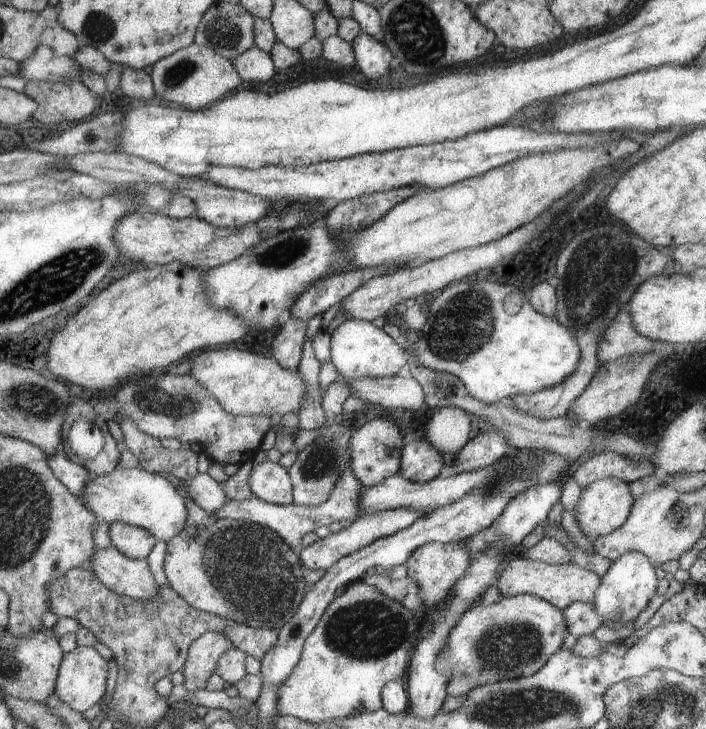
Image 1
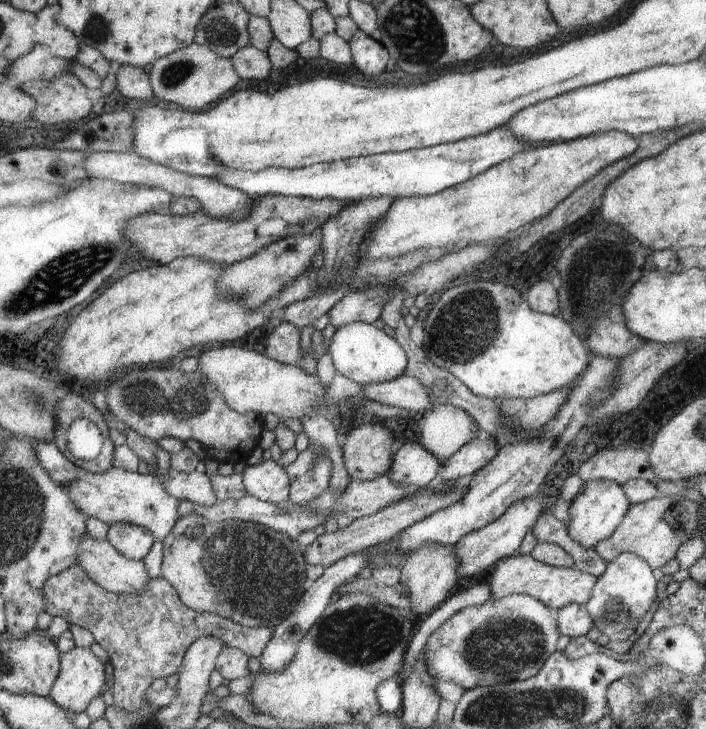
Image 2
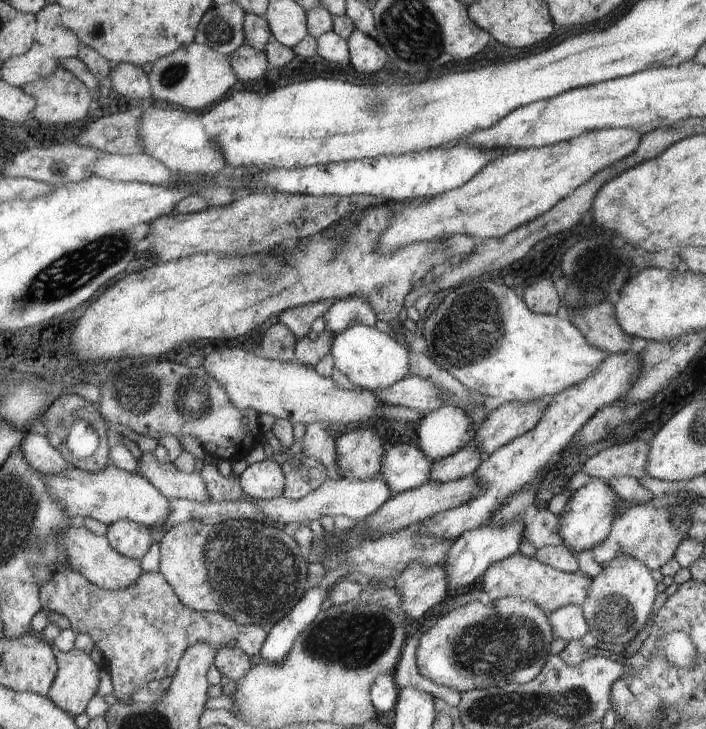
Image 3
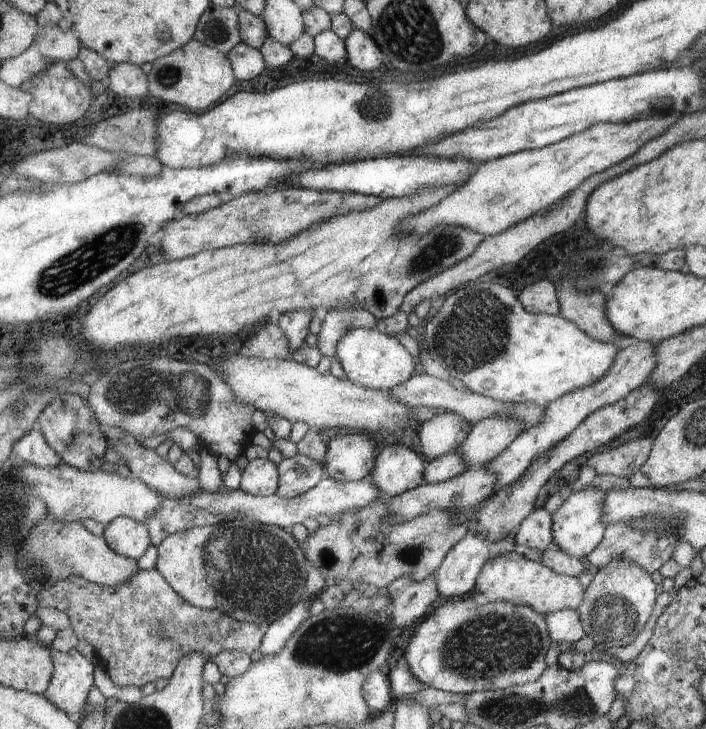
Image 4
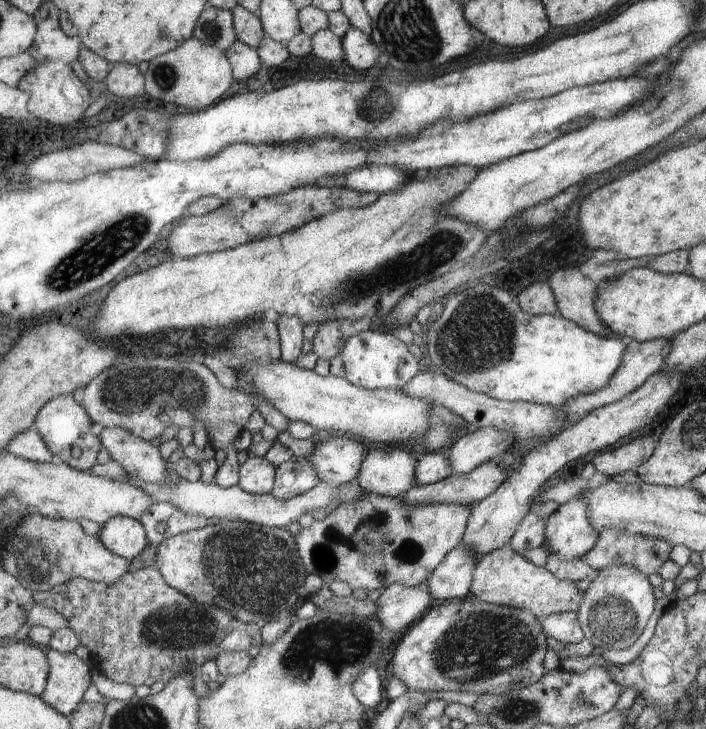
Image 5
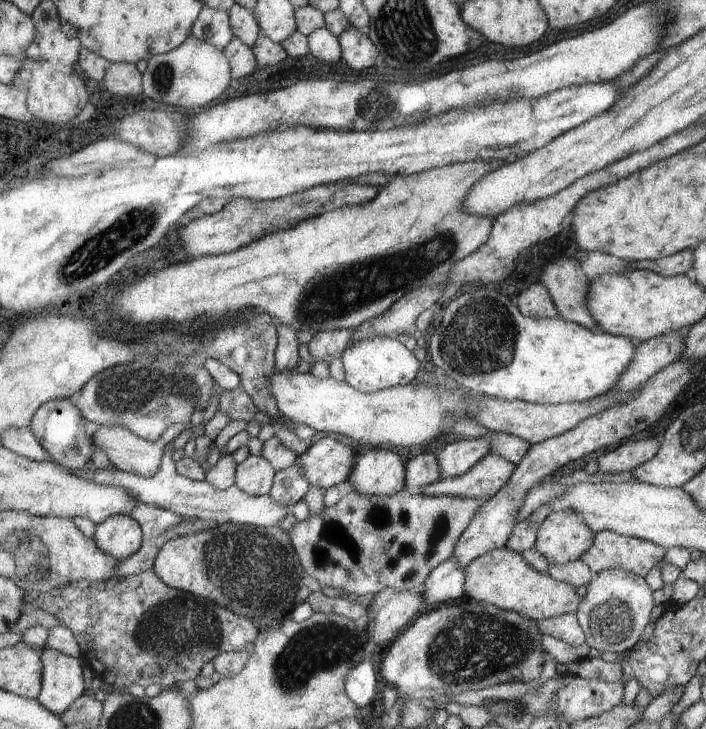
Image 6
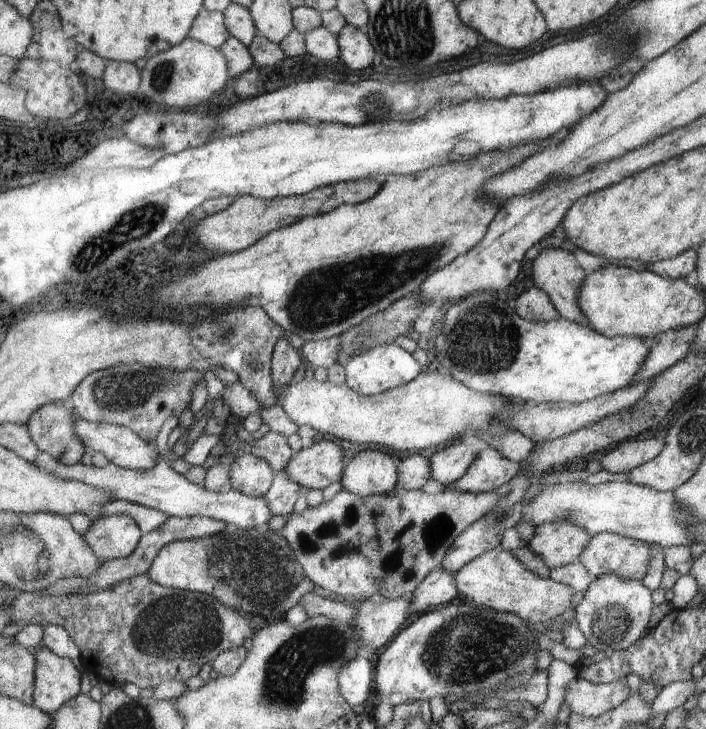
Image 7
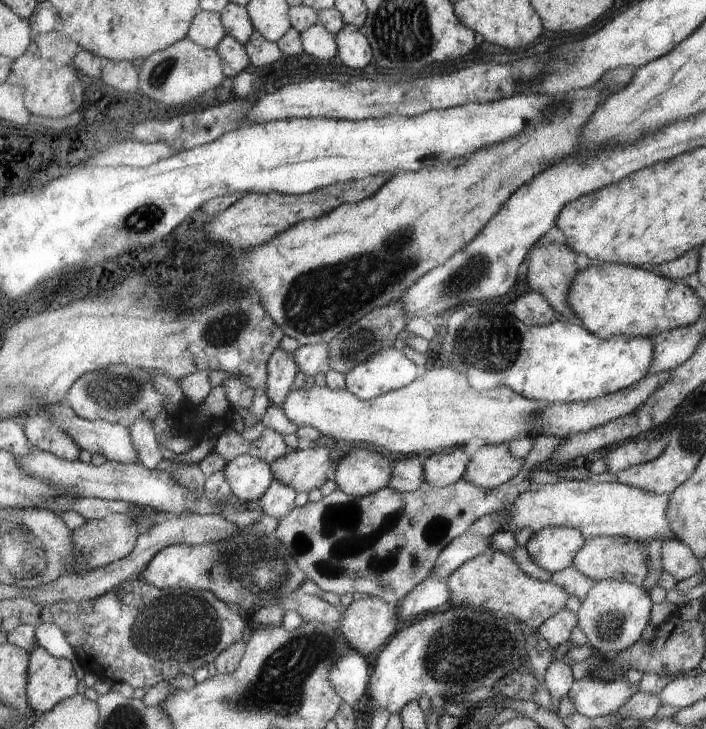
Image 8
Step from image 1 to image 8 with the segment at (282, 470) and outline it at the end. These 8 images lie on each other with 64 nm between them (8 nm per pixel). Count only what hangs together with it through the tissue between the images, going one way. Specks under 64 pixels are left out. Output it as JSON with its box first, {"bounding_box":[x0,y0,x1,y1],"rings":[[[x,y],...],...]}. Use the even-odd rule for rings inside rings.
{"bounding_box":[221,455,275,501],"rings":[[[239,455],[221,471],[231,494],[240,501],[258,501],[275,481],[271,465],[255,456]]]}

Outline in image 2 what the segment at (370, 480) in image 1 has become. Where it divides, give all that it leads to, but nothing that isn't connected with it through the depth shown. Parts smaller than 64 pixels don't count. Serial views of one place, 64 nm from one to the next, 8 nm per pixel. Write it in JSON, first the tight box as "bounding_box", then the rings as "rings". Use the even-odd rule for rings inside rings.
{"bounding_box":[342,424,395,481],"rings":[[[362,424],[346,436],[342,448],[344,465],[352,481],[368,481],[387,475],[395,466],[392,434],[380,424]]]}

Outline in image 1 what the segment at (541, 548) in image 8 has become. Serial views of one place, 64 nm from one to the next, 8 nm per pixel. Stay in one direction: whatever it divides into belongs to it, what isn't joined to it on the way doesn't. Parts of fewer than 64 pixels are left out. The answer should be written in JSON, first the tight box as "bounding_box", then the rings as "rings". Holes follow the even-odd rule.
{"bounding_box":[573,477,635,541],"rings":[[[617,477],[598,480],[590,487],[582,488],[581,496],[577,502],[577,510],[573,510],[578,526],[584,536],[592,541],[596,536],[605,536],[621,528],[631,515],[631,509],[634,507],[635,499],[630,492],[630,482]]]}

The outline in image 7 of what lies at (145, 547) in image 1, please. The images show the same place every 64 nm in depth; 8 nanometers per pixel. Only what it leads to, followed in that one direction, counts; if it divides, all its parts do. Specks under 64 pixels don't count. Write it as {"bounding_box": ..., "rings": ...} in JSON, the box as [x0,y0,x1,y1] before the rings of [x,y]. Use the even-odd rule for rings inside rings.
{"bounding_box":[83,513,143,563],"rings":[[[116,513],[94,519],[83,536],[99,561],[105,563],[132,554],[143,529],[131,516]]]}

